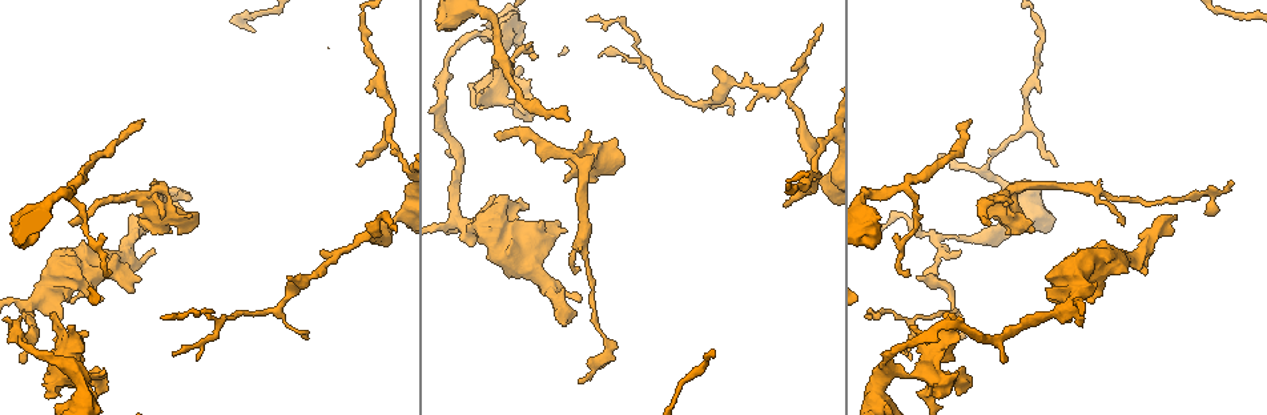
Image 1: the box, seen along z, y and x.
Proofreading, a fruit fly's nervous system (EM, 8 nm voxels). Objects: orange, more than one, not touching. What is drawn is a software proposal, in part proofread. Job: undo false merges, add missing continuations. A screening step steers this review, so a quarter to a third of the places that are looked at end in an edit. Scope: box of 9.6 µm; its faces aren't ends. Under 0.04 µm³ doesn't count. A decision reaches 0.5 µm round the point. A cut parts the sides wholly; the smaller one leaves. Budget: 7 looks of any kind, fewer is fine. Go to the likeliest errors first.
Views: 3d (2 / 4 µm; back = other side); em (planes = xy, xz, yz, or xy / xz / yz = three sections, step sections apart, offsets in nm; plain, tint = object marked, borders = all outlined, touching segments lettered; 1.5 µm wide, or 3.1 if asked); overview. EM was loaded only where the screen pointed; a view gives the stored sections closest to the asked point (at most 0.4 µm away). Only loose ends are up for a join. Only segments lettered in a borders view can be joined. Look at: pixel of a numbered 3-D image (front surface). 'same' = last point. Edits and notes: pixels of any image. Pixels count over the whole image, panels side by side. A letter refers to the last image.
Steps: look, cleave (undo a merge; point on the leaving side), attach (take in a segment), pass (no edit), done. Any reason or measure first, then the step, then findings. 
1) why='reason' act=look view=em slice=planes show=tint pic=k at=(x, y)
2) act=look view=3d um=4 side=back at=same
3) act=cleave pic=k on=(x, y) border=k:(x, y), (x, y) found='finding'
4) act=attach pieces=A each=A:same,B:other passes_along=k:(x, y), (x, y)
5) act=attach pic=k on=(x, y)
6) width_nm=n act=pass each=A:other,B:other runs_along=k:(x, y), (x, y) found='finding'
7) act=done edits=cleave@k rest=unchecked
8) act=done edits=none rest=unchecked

why='branch stops here' act=look view=em slice=planes show=borders pic=1 at=(969, 121)

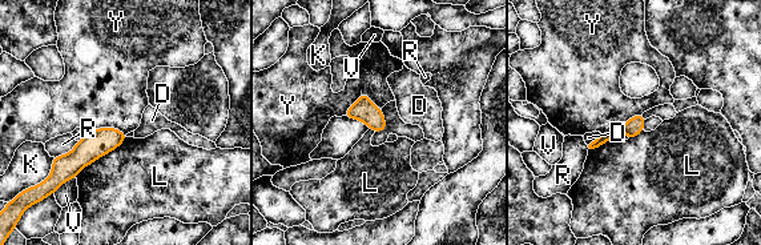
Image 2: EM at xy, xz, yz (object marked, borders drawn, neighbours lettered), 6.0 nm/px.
width_nm=110 act=pass each=D:other,K:other,L:other,R:other,V:other,Y:other found='no lettered segment goes on from it'

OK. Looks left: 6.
why='sudden change in width' act=look view=em slice=xz step=4 show=tint pic=1 at=(918, 374)

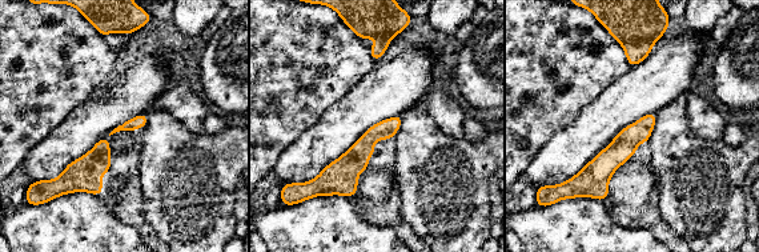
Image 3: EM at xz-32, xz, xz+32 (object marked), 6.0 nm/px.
why='what lies round it' act=look view=em slice=xz step=4 show=borders at=same

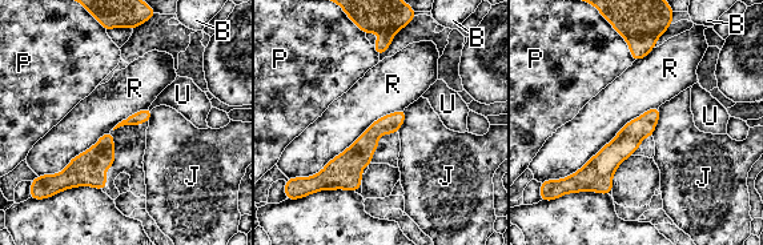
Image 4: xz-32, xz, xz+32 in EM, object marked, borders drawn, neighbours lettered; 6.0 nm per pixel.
act=pass each=B:other,J:other,P:other,R:other,U:other border=4:(404, 108), (376, 119), (313, 175) found='continuous, no second cell'

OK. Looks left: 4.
why='free end' act=look view=3d um=4 pic=1 at=(497, 135)

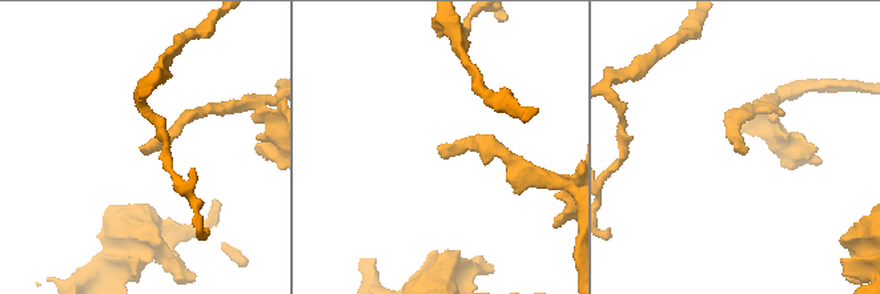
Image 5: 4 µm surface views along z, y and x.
act=look view=em slice=xz step=4 show=tint pic=5 at=(439, 147)

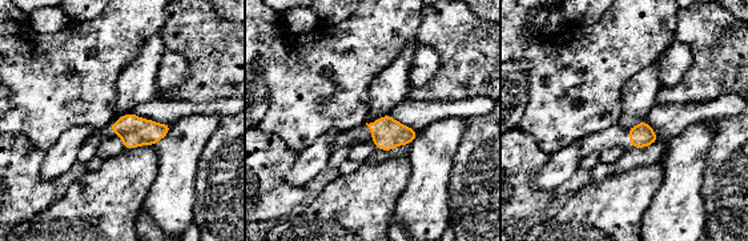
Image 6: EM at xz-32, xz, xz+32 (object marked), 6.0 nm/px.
why='cut it another way' act=look view=em slice=planes show=borders at=same

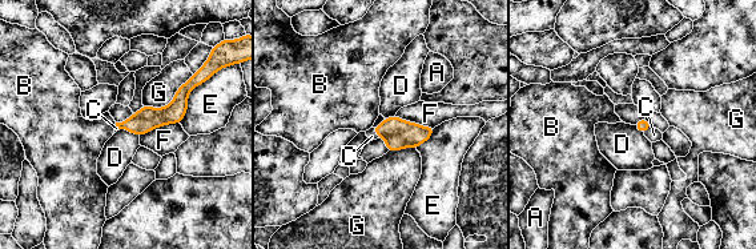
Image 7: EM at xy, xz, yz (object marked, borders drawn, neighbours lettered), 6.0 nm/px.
width_nm=80 act=attach pieces=C each=A:other,B:other,C:same,D:other,E:other,F:other,G:other passes_along=7:(642, 125), (647, 128), (654, 135) found='it goes on there'

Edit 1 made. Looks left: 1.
act=done edits=attach@7 rest=unchecked

